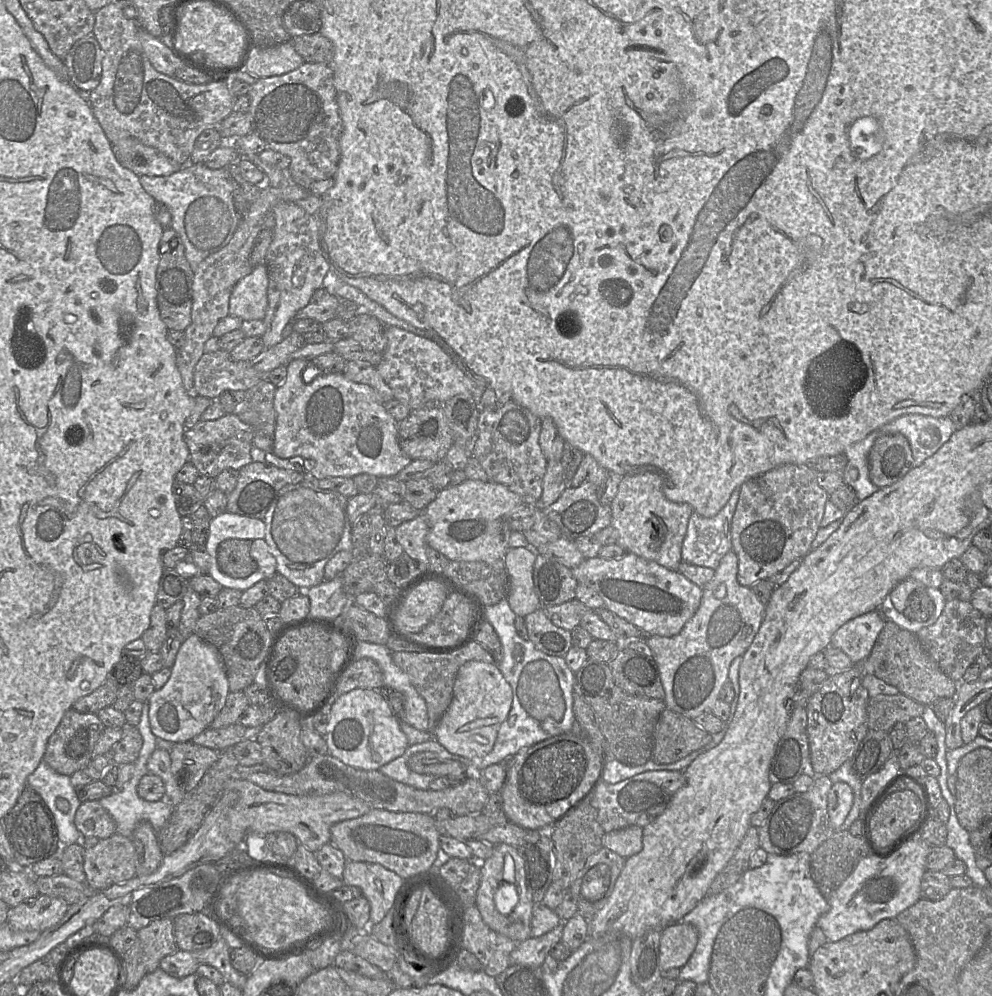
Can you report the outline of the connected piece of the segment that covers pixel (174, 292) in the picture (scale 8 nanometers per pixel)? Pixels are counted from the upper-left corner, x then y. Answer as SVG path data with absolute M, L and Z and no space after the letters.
M171 226L165 228L159 243L156 291L160 317L168 330L184 331L191 323L193 276L179 234Z

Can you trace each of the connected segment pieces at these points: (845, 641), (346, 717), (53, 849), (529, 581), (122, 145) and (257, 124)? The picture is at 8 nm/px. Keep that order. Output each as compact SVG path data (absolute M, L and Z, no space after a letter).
M877 610L854 617L836 630L829 646L841 649L854 664L860 663L871 653L885 621Z
M357 688L338 697L331 706L325 739L330 755L349 766L364 770L379 770L402 756L409 746L399 720L375 689Z
M26 786L22 791L16 804L3 817L3 826L17 867L30 868L51 856L59 857L63 845L58 838L53 815L41 796L31 788Z
M508 548L504 564L509 578L509 591L506 596L509 606L517 616L525 617L542 607L535 592L533 567L536 548Z
M133 137L122 138L112 144L118 163L138 176L167 176L181 169L181 165L153 147Z
M303 63L288 73L259 78L250 85L247 112L251 133L258 135L266 149L290 158L287 171L302 174L313 182L333 177L340 160L343 122L337 103L334 70L324 63Z

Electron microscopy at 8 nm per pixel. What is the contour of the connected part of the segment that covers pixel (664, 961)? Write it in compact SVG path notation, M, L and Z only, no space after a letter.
M676 922L665 927L660 939L660 970L681 969L694 952L697 942L698 929L692 924Z

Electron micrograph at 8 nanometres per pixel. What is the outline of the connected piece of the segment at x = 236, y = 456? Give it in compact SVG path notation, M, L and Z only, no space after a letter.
M225 414L217 420L199 420L192 428L185 429L184 441L189 449L189 461L202 476L215 479L223 470L240 470L252 463L251 448L253 429L236 414Z

